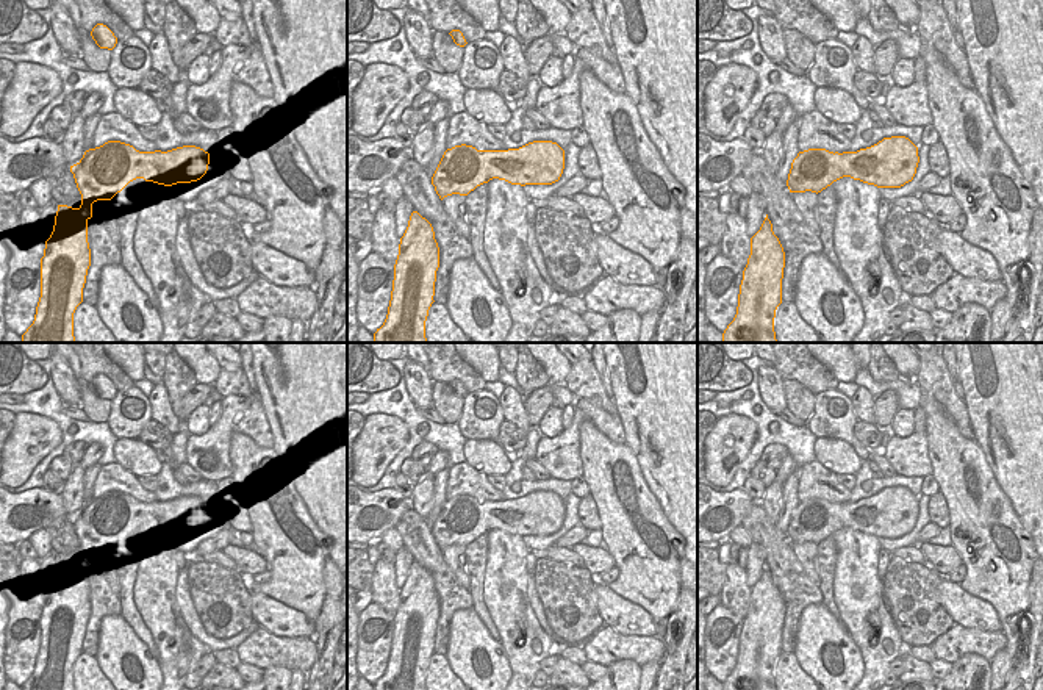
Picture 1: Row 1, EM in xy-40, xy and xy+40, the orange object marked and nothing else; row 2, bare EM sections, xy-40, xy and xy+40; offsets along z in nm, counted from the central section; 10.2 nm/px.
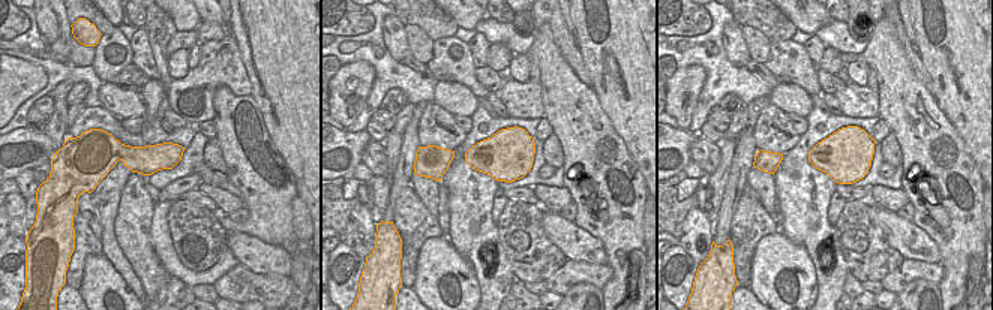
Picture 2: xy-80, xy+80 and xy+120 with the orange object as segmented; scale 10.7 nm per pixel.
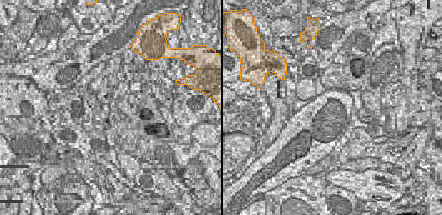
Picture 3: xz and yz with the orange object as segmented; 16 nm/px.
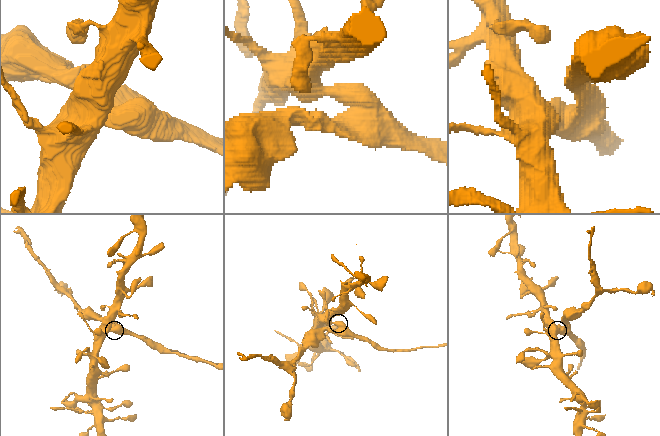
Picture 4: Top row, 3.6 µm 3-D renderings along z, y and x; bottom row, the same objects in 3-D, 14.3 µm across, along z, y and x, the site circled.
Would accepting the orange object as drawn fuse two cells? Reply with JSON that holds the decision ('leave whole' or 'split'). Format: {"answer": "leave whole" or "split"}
{"answer": "split"}

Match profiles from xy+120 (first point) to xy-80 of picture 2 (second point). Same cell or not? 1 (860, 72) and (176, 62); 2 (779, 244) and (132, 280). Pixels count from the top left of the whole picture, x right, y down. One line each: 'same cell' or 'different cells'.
1: same cell
2: different cells

